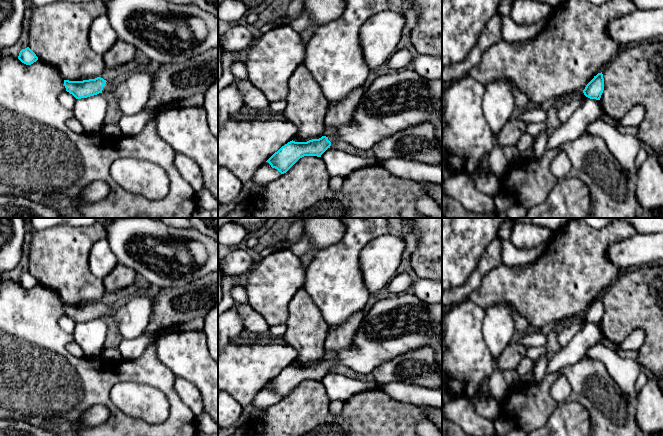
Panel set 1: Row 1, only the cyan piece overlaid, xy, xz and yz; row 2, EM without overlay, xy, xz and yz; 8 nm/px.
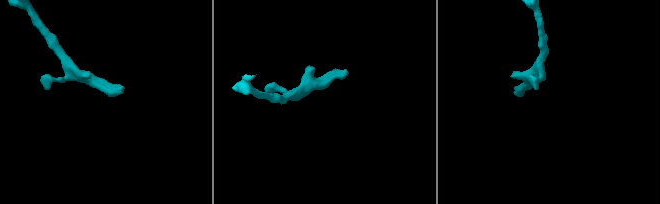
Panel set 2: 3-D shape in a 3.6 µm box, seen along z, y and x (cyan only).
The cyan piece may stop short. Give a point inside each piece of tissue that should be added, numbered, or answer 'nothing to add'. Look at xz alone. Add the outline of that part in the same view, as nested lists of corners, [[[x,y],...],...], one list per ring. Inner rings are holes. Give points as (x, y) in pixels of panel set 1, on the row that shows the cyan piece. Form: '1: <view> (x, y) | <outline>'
1: xz (395, 101) | [[[411,67],[378,75],[363,94],[350,124],[340,126],[330,142],[344,141],[353,147],[368,151],[379,141],[404,129],[423,122],[436,125],[439,122],[439,109],[442,106],[442,78],[428,80]]]

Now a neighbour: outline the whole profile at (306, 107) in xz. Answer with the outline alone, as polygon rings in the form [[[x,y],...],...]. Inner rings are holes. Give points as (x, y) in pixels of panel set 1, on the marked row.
[[[304,63],[294,71],[288,86],[287,105],[281,116],[298,128],[293,141],[307,142],[321,138],[325,129],[324,118],[330,103]]]

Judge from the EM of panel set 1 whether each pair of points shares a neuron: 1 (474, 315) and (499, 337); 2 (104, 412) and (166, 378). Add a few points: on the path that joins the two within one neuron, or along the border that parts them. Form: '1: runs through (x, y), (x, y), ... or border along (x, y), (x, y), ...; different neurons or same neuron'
1: border along (484, 309), (482, 337), (487, 346); different neurons
2: border along (110, 410), (106, 406), (93, 404), (85, 413); different neurons

